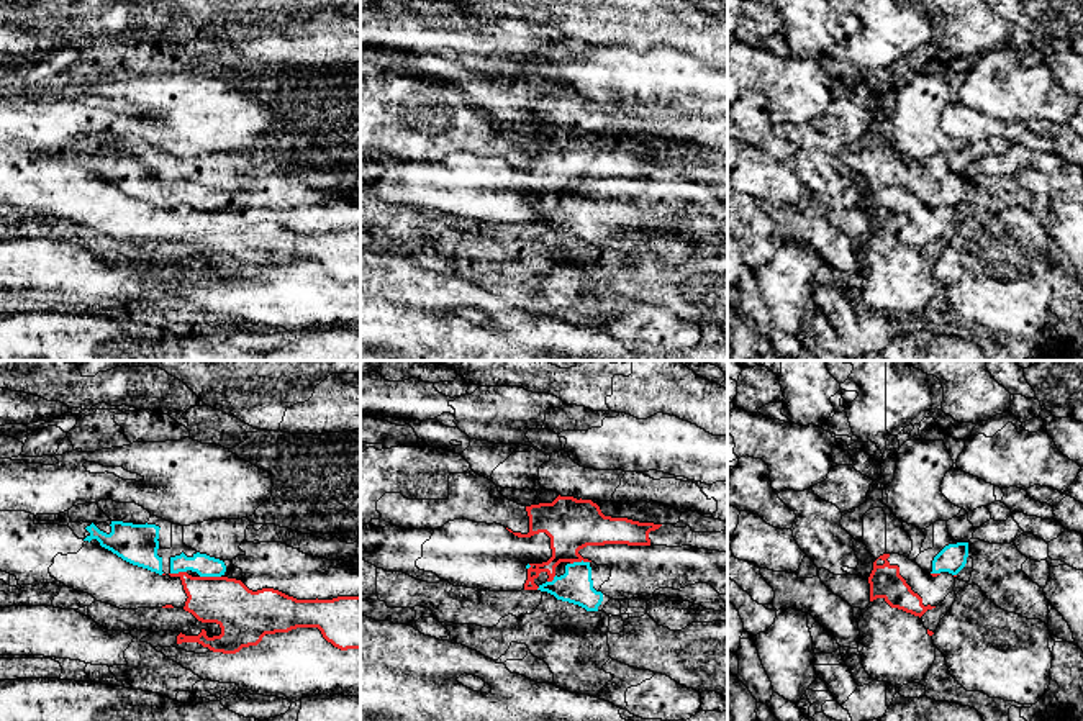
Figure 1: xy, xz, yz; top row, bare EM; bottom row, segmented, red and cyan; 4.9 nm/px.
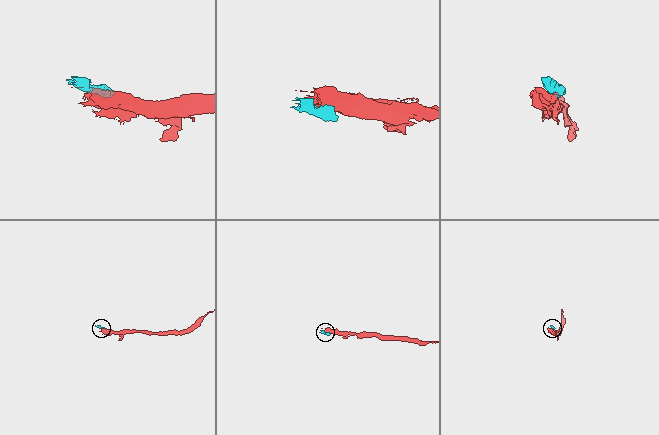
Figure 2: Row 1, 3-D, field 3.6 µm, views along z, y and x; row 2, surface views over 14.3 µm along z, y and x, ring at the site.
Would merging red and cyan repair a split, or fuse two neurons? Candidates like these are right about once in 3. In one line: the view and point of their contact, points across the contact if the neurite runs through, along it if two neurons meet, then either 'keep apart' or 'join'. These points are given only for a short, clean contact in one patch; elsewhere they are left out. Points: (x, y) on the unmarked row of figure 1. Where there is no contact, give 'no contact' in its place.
meets red in xy at (210, 210); border along xy (200, 208), (220, 210); keep apart

